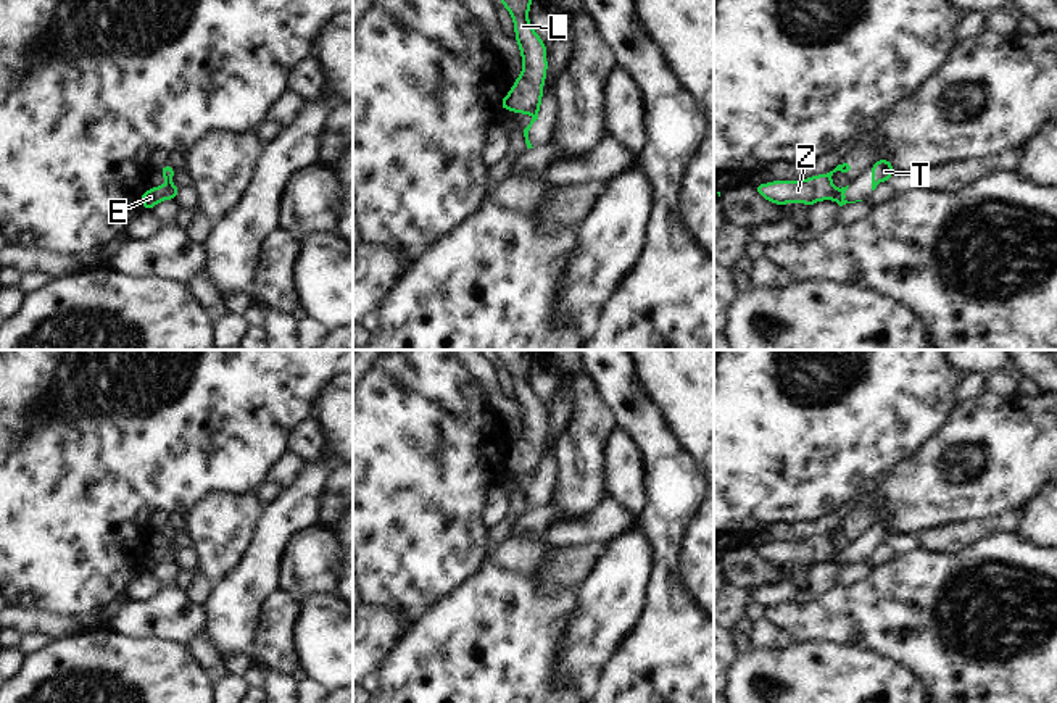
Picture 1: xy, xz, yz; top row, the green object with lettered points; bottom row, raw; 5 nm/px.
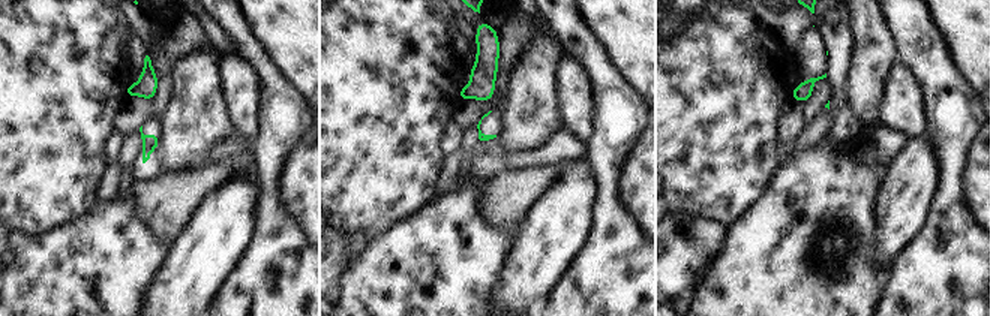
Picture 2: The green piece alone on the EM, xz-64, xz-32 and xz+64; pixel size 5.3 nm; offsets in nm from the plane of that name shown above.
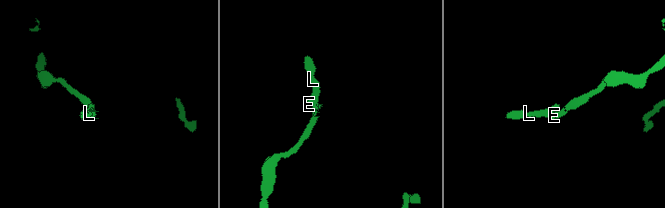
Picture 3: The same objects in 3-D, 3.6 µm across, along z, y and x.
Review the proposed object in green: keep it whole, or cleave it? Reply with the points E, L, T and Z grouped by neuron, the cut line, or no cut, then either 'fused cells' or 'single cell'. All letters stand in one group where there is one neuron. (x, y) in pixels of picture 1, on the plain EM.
E L Z / T; cut in yz along (835, 550), (832, 560); fused cells

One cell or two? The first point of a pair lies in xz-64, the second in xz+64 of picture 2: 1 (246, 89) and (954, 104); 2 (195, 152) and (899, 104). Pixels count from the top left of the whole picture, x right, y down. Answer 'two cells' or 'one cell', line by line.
1: two cells
2: two cells

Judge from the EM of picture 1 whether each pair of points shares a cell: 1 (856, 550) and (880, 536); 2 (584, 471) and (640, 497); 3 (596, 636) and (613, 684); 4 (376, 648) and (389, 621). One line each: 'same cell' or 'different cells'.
1: same cell
2: different cells
3: different cells
4: same cell

